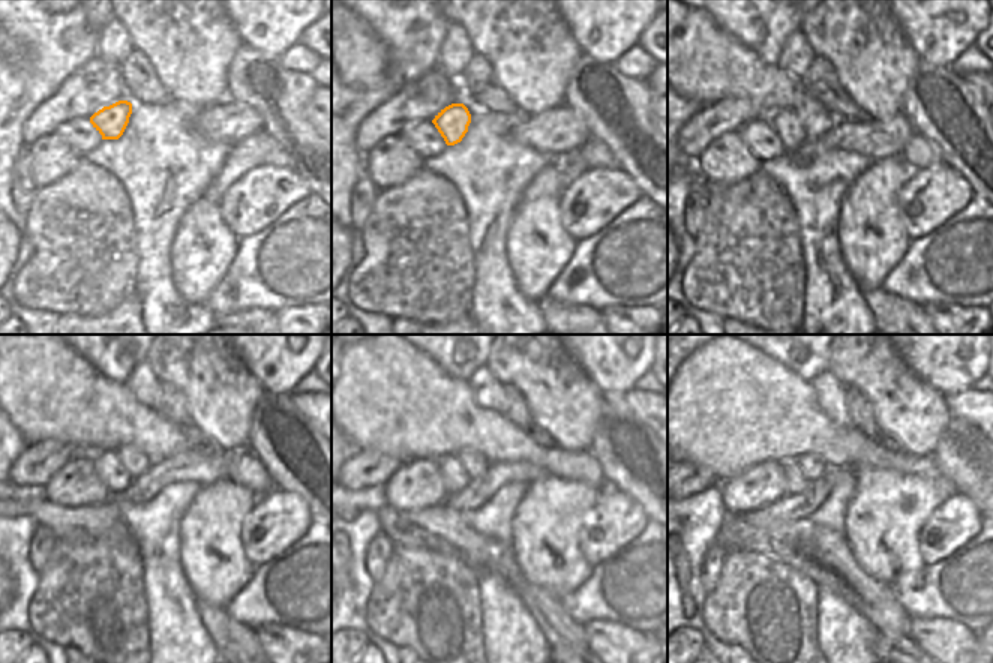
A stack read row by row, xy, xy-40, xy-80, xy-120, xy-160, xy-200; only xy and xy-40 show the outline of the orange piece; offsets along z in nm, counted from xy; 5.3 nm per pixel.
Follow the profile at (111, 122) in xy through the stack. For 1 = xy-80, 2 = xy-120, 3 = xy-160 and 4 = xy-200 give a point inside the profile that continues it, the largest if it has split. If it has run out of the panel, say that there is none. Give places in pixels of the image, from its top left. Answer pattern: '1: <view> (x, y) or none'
1: xy-80 (792, 129)
2: xy-120 (135, 462)
3: xy-160 (474, 464)
4: xy-200 (812, 465)

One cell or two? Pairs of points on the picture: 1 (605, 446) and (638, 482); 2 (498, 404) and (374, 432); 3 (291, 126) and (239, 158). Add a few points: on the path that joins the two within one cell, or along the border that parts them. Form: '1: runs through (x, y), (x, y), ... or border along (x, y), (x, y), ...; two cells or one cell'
1: runs through (614, 455), (630, 473); one cell
2: border along (467, 380), (474, 401), (503, 416); two cells
3: border along (261, 129), (278, 144); two cells

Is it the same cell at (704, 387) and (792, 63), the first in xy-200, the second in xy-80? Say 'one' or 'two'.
two

